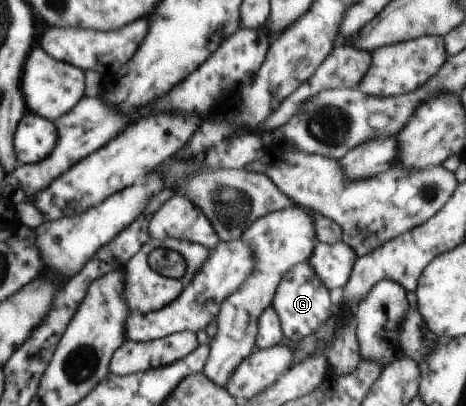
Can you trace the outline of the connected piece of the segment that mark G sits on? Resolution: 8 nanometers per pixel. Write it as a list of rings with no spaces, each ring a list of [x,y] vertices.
[[[308,262],[294,265],[284,274],[271,306],[278,313],[284,336],[292,342],[300,342],[305,336],[311,335],[334,312],[329,290]]]

